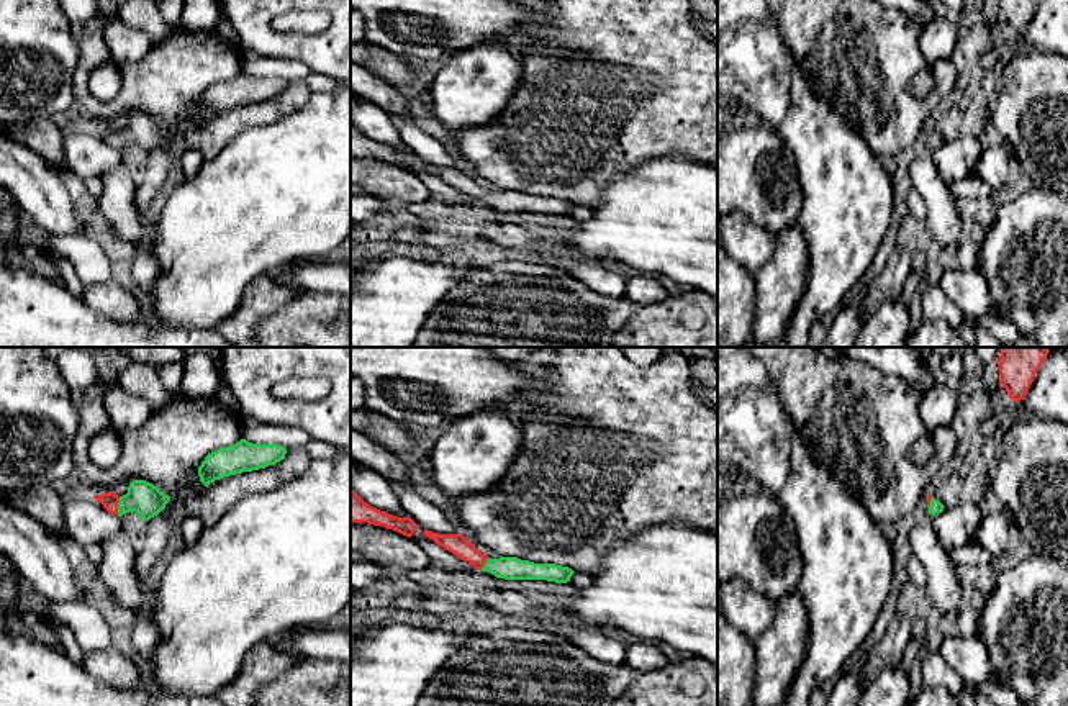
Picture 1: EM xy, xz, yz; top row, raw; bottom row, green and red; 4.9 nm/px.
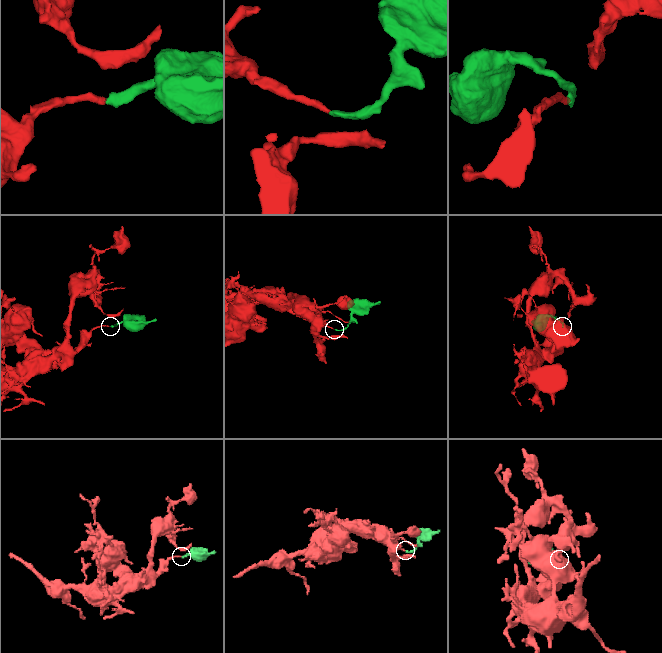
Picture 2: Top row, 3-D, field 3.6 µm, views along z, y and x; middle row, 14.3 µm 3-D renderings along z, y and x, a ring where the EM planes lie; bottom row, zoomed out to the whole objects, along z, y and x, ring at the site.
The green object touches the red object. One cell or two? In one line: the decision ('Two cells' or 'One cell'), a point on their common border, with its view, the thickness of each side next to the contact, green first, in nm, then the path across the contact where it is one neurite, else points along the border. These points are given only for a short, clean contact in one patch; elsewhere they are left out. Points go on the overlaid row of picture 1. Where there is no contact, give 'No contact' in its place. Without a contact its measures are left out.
One cell. Touches green at xy (118, 505). Thickness 160 nm (green) against 90 nm. Path across: xy (144, 498), (118, 505), (110, 500)

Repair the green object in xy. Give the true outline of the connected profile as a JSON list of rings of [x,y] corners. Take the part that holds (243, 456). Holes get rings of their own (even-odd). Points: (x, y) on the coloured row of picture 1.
[[[241,439],[234,446],[218,449],[198,467],[200,482],[208,487],[215,480],[265,468],[283,460],[287,449],[277,444],[252,444]]]

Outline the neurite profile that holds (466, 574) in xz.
[[[418,524],[411,537],[428,554],[431,563],[454,575],[459,585],[480,586],[480,570],[426,537],[424,527]]]

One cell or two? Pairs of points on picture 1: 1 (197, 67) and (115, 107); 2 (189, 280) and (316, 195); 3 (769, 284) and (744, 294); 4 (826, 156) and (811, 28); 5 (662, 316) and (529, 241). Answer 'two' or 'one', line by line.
1: one
2: one
3: two
4: two
5: two

